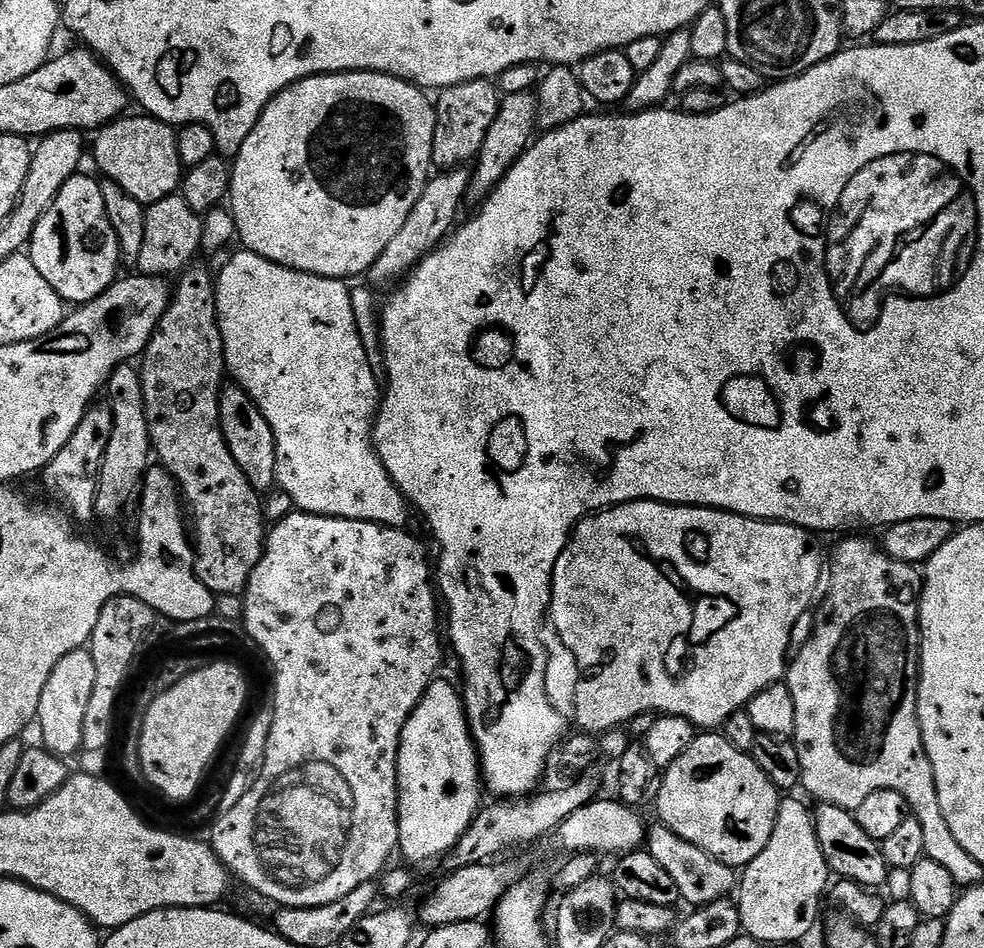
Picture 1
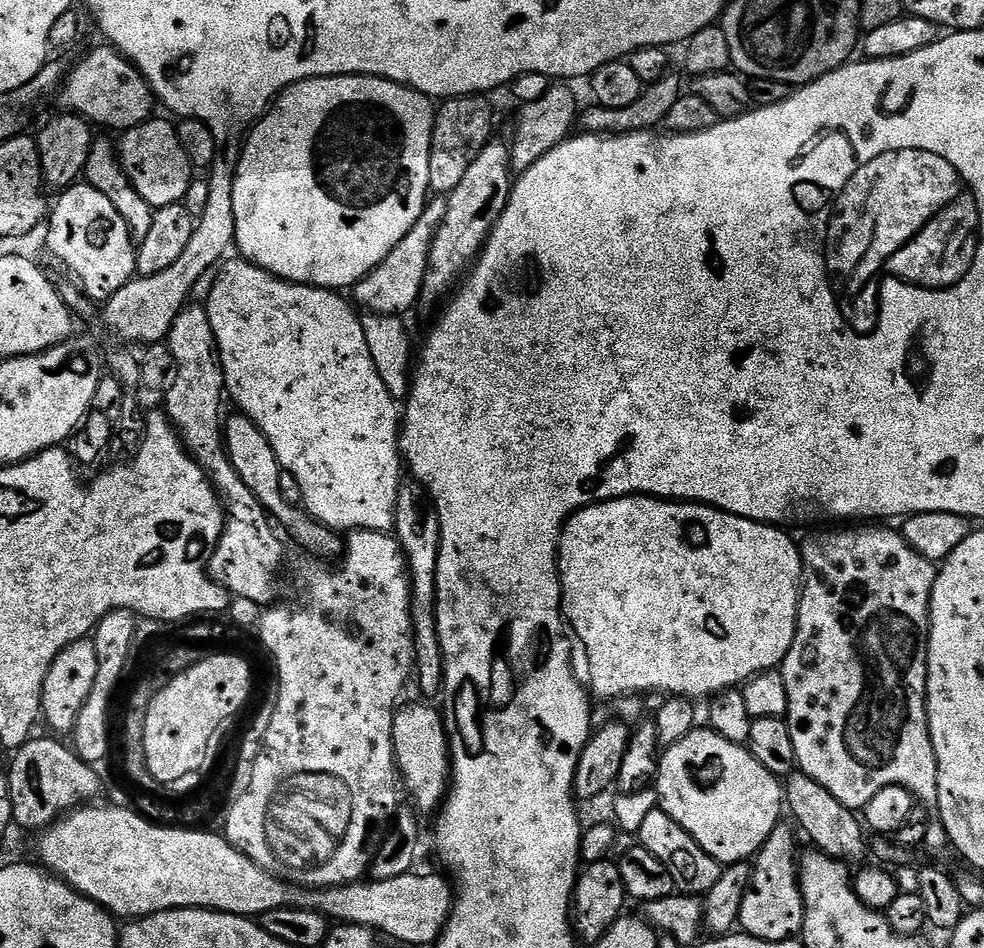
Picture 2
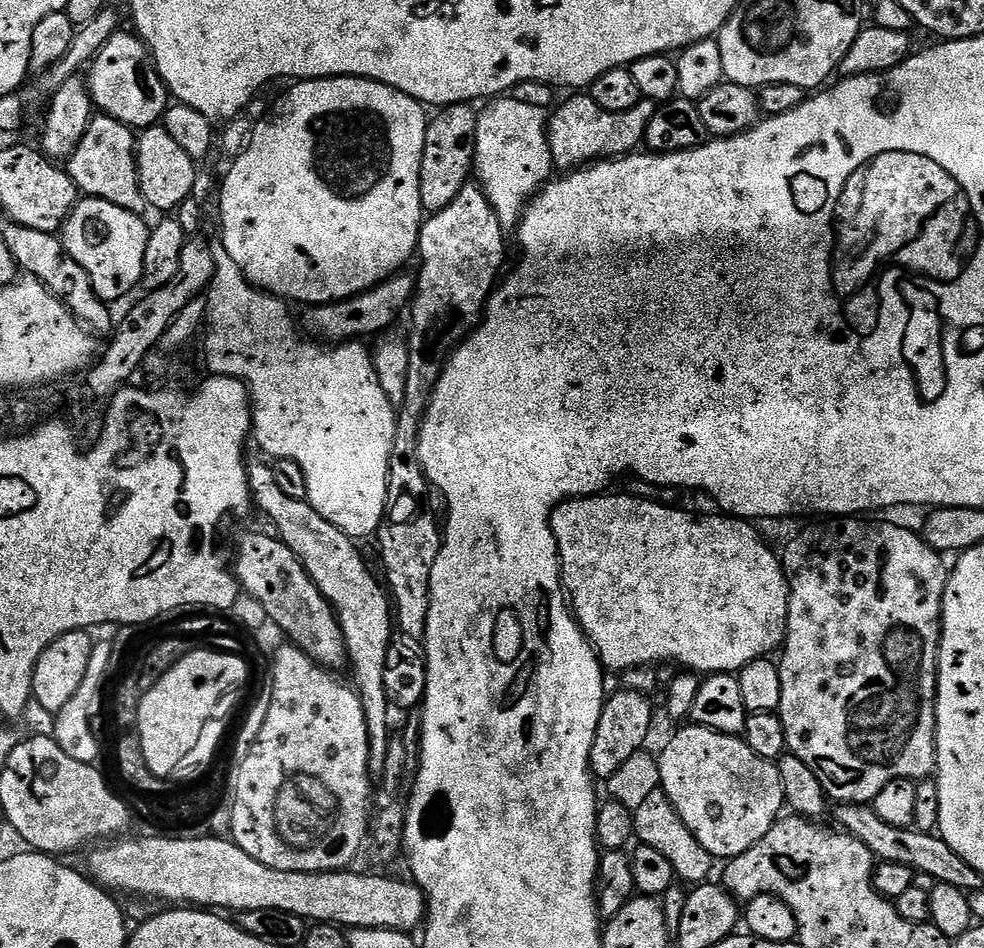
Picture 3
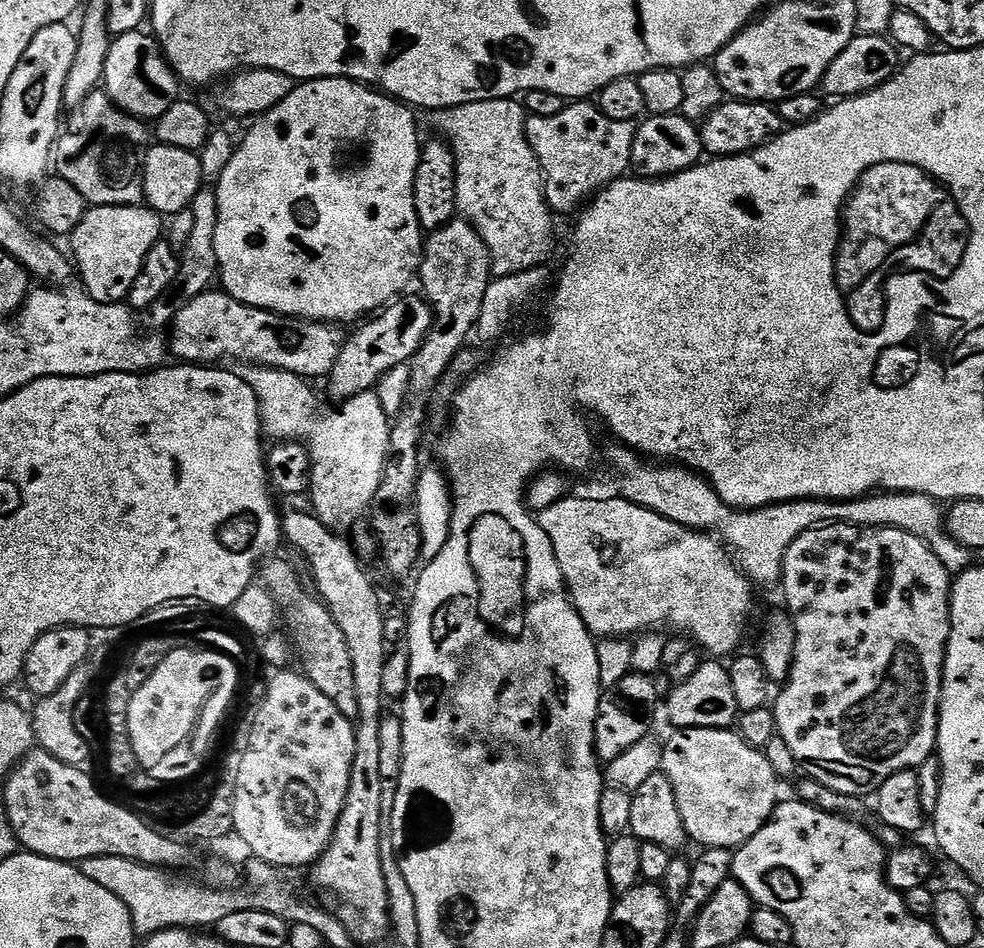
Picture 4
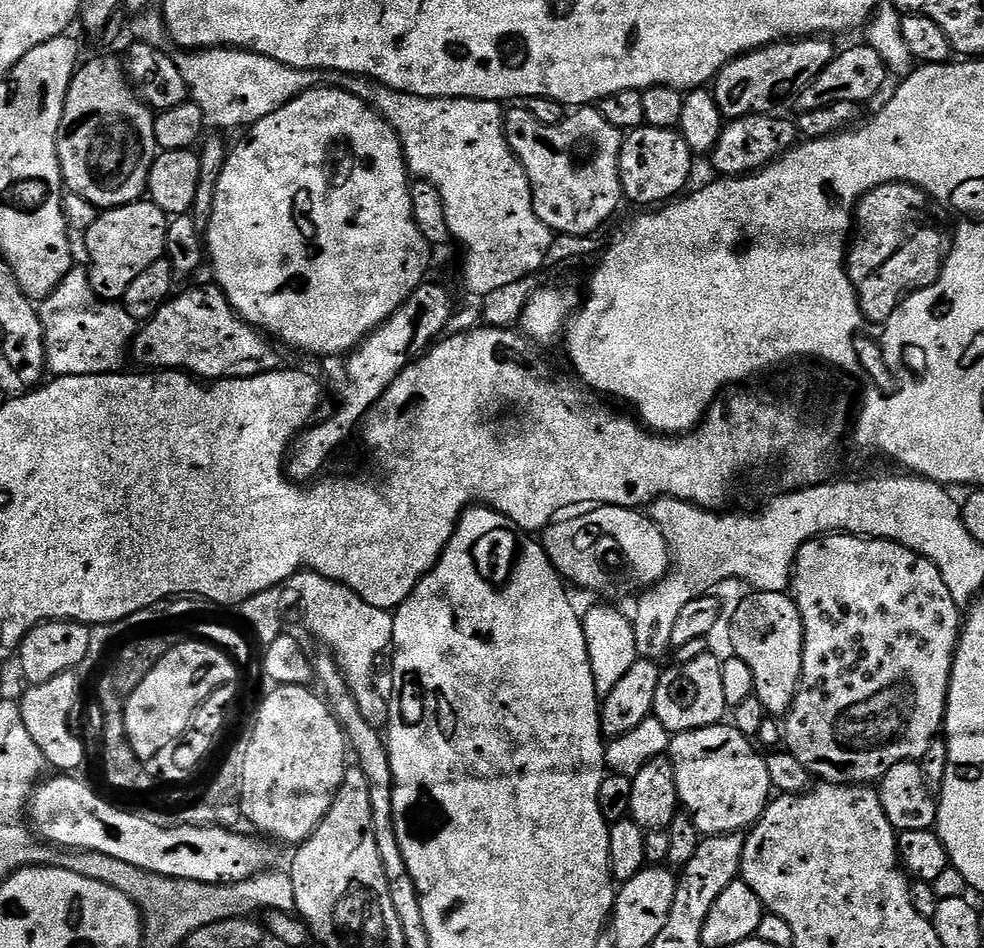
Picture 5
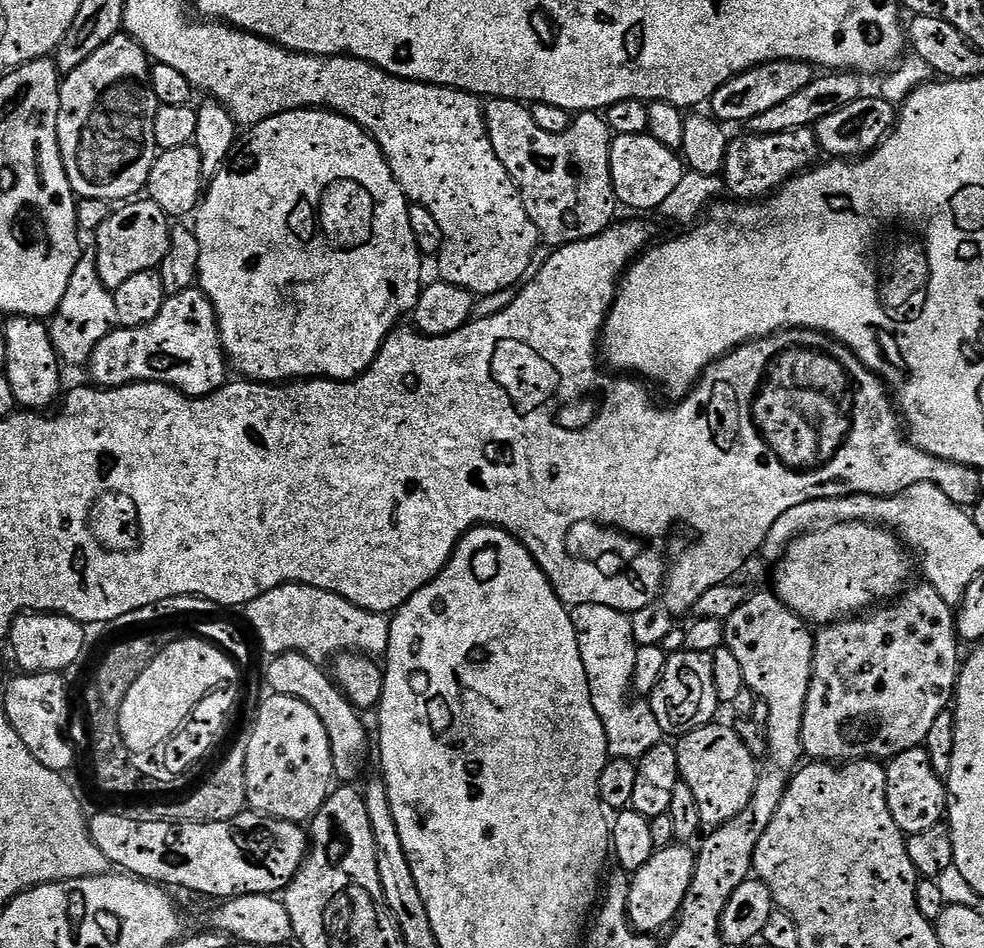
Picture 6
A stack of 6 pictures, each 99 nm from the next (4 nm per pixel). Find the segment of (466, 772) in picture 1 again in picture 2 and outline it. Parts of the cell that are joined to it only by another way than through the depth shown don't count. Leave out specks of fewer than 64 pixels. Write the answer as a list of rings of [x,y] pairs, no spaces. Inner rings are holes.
[[[428,702],[408,704],[392,717],[392,753],[396,756],[399,779],[416,799],[415,807],[421,813],[435,813],[444,803],[450,788],[450,749],[448,733],[444,730],[444,717]]]

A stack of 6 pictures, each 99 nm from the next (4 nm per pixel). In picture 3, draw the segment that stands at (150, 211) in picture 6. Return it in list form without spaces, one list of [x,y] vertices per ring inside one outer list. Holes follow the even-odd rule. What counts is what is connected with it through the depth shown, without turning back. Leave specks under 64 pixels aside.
[[[91,198],[81,199],[68,215],[62,229],[64,248],[70,258],[90,274],[90,282],[102,301],[120,300],[140,284],[150,231],[149,225],[144,225],[140,219],[135,212]]]

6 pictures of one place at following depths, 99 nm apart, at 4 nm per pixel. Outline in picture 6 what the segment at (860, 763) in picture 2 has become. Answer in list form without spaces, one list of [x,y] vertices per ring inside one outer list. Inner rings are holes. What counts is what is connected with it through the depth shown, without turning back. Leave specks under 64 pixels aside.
[[[931,582],[923,583],[916,589],[913,587],[907,594],[901,595],[895,602],[877,607],[871,614],[864,614],[859,618],[837,620],[836,623],[827,625],[821,631],[824,633],[819,633],[816,636],[816,670],[812,676],[812,686],[808,691],[808,702],[803,722],[804,751],[813,761],[851,762],[869,758],[885,758],[884,756],[888,756],[887,758],[901,756],[906,750],[919,748],[925,743],[932,725],[937,721],[938,716],[949,707],[958,687],[962,667],[962,655],[960,656],[962,641],[956,631],[956,612],[953,605],[948,604],[935,585]]]

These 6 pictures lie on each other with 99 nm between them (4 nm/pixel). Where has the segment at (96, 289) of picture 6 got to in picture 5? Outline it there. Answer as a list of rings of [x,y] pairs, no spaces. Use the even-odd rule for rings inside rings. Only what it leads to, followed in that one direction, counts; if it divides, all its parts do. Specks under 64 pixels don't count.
[[[73,266],[61,279],[56,289],[39,305],[40,321],[44,327],[44,349],[46,368],[53,377],[97,376],[103,372],[115,372],[130,352],[130,345],[137,331],[137,321],[124,309],[123,303],[102,300],[94,294],[88,281],[88,270],[84,266]]]

